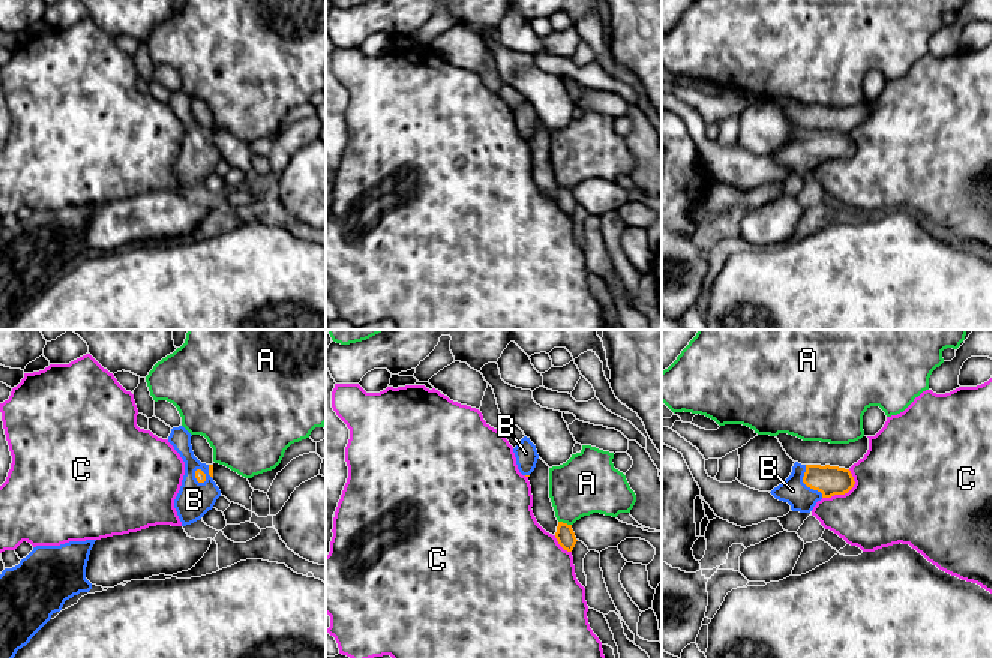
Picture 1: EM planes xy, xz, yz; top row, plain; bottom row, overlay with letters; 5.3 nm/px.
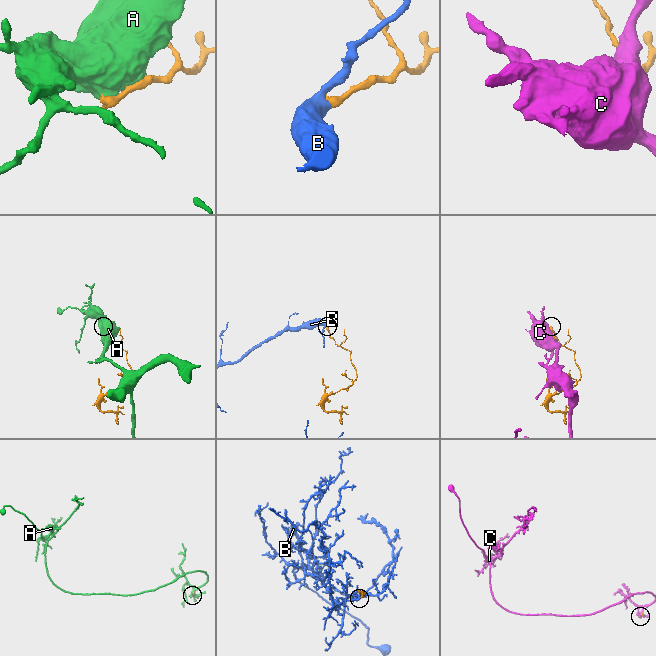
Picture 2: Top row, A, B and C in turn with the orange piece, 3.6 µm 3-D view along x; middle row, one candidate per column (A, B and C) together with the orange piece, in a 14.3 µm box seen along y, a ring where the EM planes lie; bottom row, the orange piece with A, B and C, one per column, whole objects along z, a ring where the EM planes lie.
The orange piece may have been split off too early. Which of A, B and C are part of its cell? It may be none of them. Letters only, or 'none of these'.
B

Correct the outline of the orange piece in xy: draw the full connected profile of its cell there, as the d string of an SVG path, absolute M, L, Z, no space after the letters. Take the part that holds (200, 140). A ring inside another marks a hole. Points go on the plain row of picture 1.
M183 90L173 91L168 100L168 106L185 126L185 139L174 163L182 190L200 184L221 160L221 154L213 145L213 129L201 127L194 120L191 100Z

